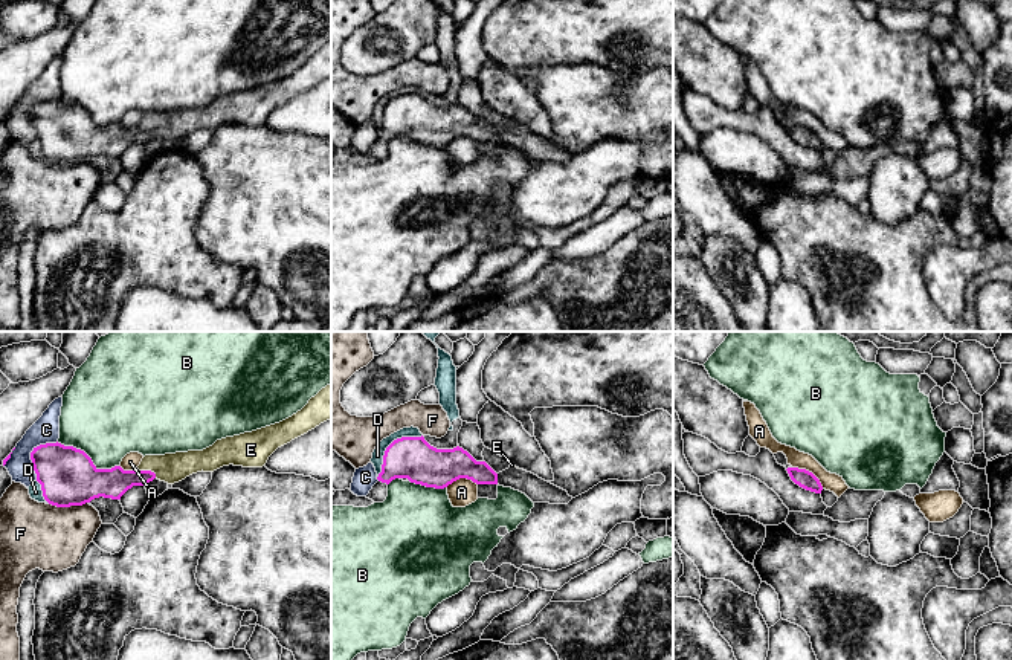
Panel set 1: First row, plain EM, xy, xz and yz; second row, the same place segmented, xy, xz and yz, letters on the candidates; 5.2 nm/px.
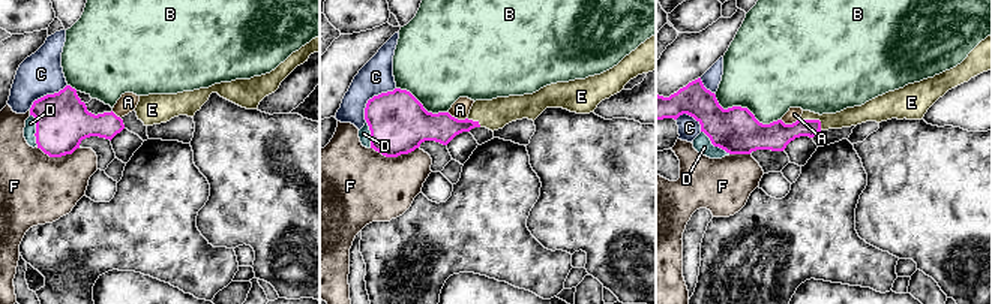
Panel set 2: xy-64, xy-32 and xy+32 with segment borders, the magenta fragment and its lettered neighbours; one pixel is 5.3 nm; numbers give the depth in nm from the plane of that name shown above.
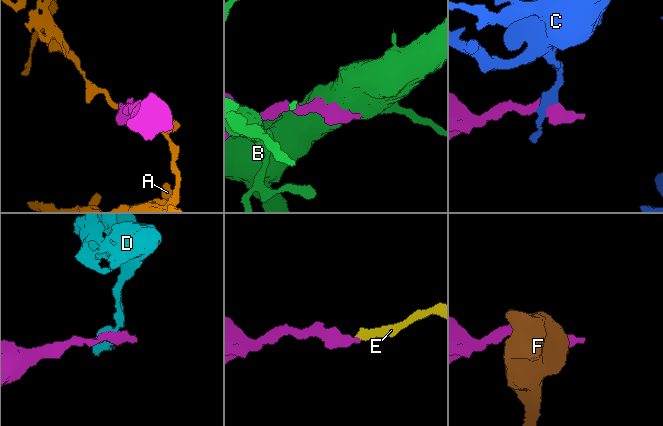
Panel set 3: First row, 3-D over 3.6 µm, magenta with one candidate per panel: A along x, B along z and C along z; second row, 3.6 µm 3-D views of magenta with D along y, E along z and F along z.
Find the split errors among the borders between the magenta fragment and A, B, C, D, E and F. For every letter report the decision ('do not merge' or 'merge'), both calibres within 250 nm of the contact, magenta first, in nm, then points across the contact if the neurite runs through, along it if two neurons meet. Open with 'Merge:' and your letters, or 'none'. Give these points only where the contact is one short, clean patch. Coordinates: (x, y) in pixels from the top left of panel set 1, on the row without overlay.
Merge: E
A: do not merge; calibres 90 and 100 nm; border yz (792, 124), (808, 127), (823, 145)
B: do not merge; calibres 300 and 460 nm
C: do not merge; calibres 300 and 140 nm; border xy (57, 98), (40, 101), (31, 110), (35, 138)
D: do not merge; calibres 220 and 60 nm
E: merge; calibres 160 and 160 nm; way xy (112, 141), (141, 135), (148, 129), (171, 126)
F: do not merge; calibres 300 and 360 nm

